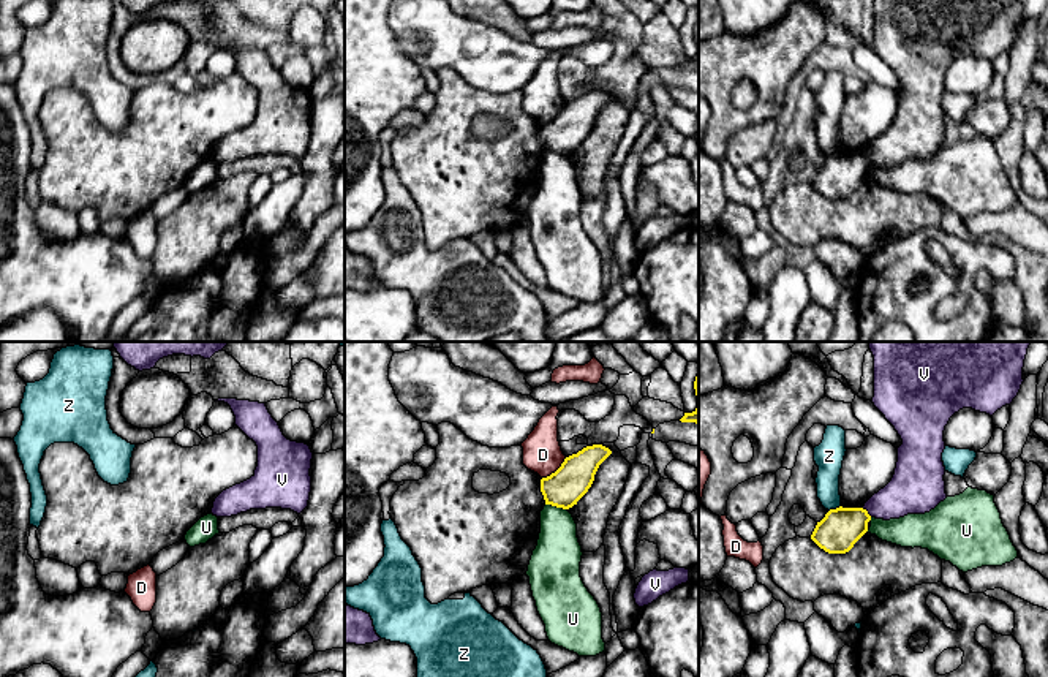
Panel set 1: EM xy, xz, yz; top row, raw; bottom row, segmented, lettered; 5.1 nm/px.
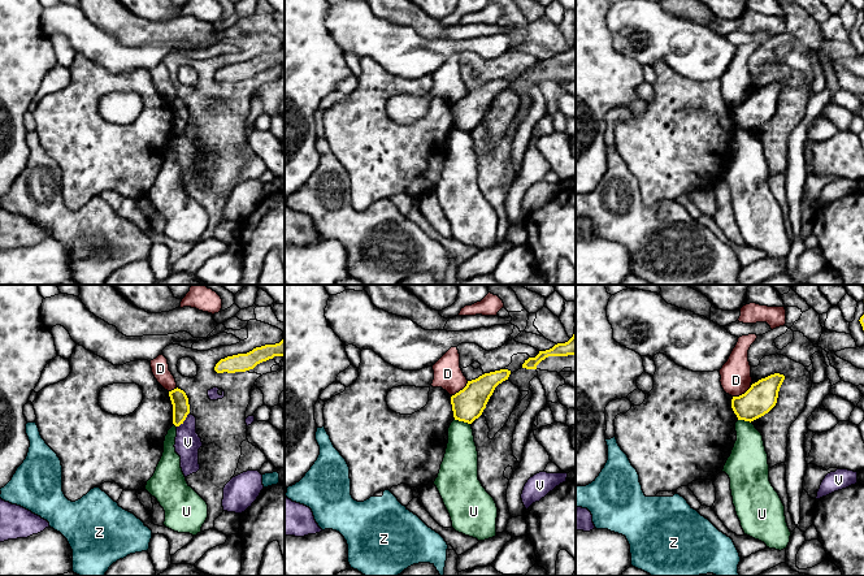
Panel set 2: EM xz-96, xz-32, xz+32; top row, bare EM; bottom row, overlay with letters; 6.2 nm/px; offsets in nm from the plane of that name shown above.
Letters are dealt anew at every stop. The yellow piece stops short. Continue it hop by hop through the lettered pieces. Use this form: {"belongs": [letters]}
{"belongs": []}

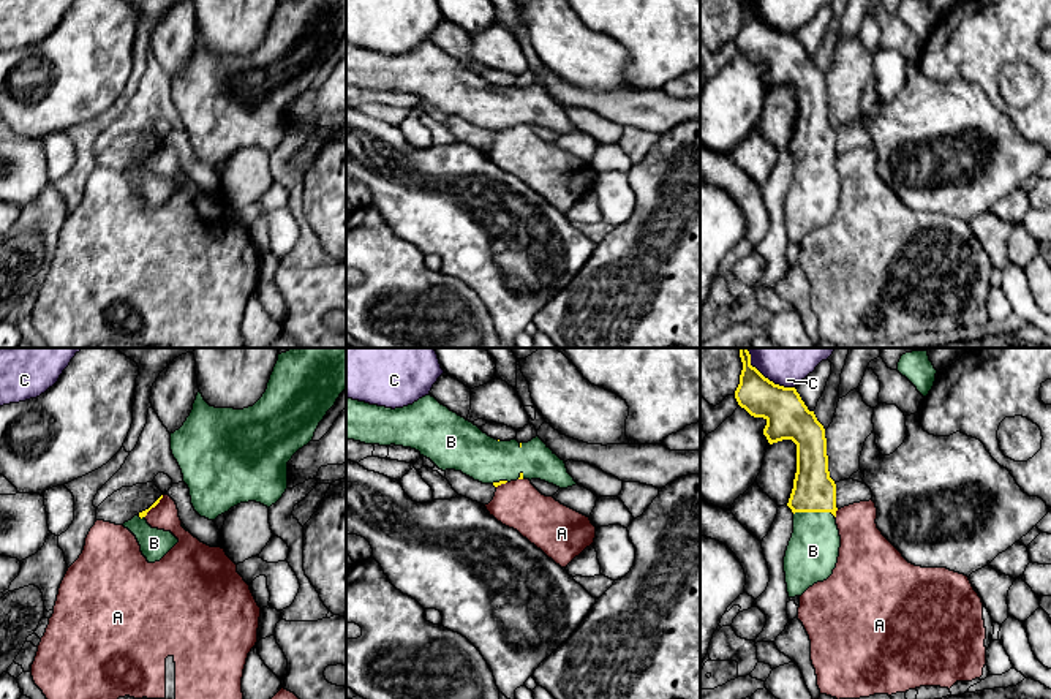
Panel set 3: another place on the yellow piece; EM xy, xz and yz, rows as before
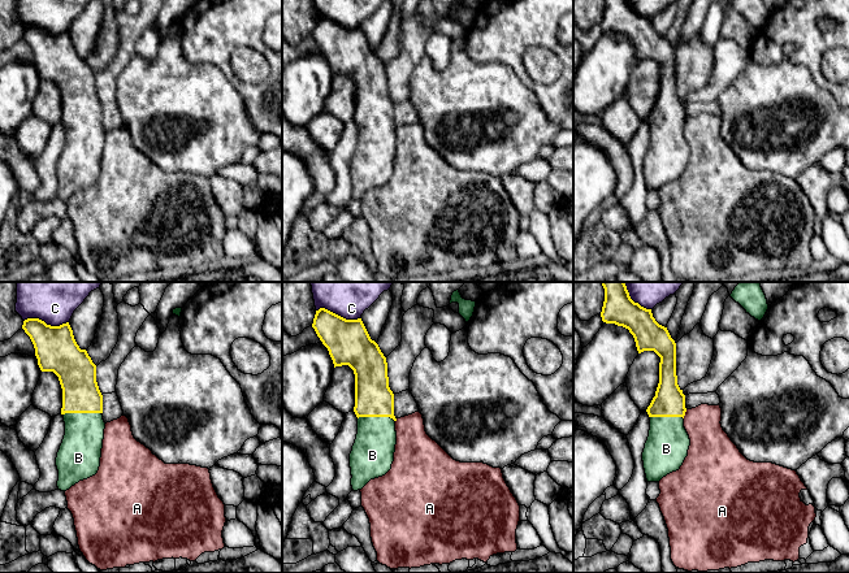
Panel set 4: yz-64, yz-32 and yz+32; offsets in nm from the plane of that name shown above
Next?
{"belongs": ["B"]}

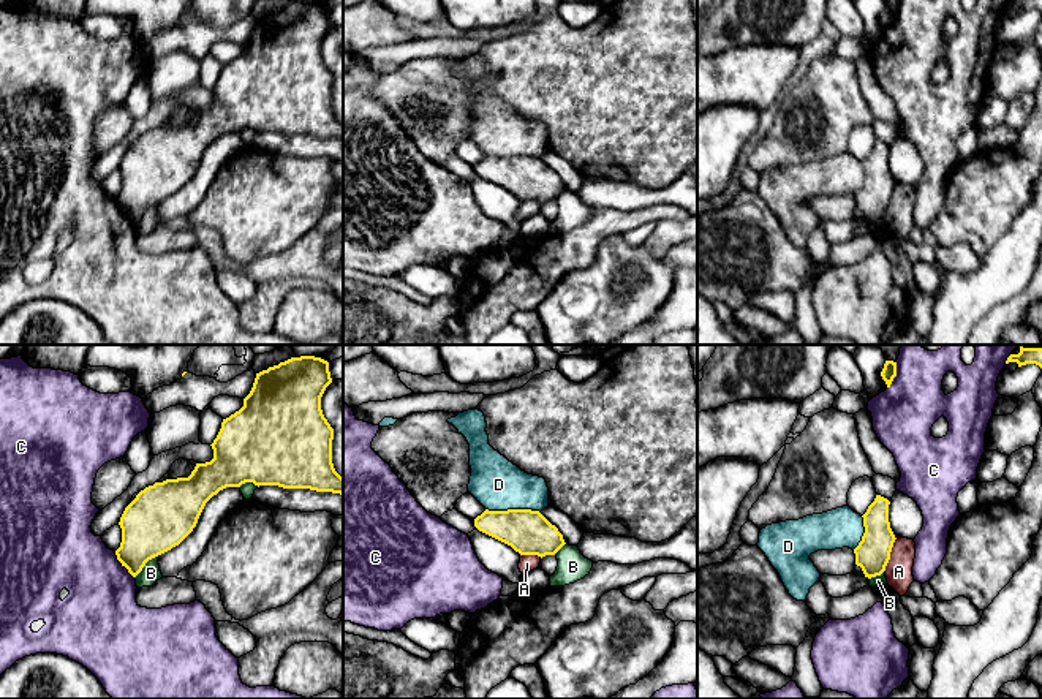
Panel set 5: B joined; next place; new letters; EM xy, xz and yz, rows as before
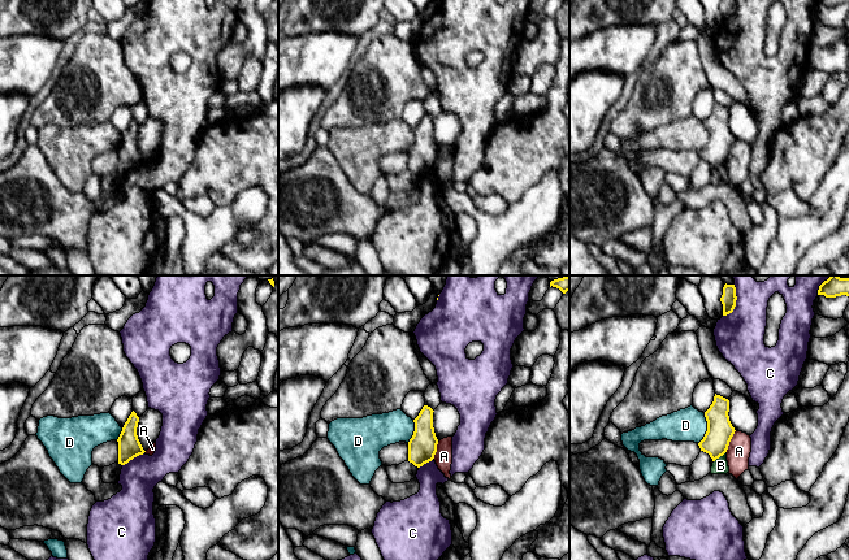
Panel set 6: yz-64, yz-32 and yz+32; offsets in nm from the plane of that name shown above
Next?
{"belongs": []}

